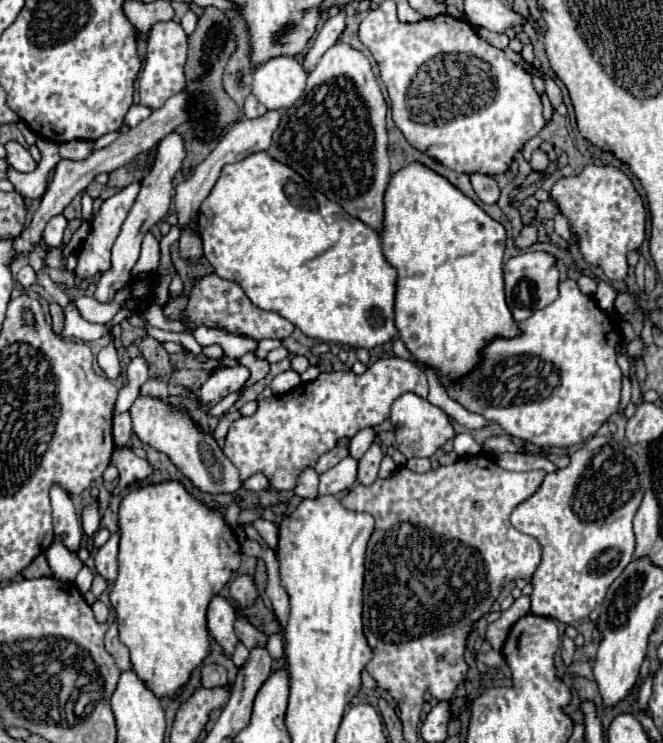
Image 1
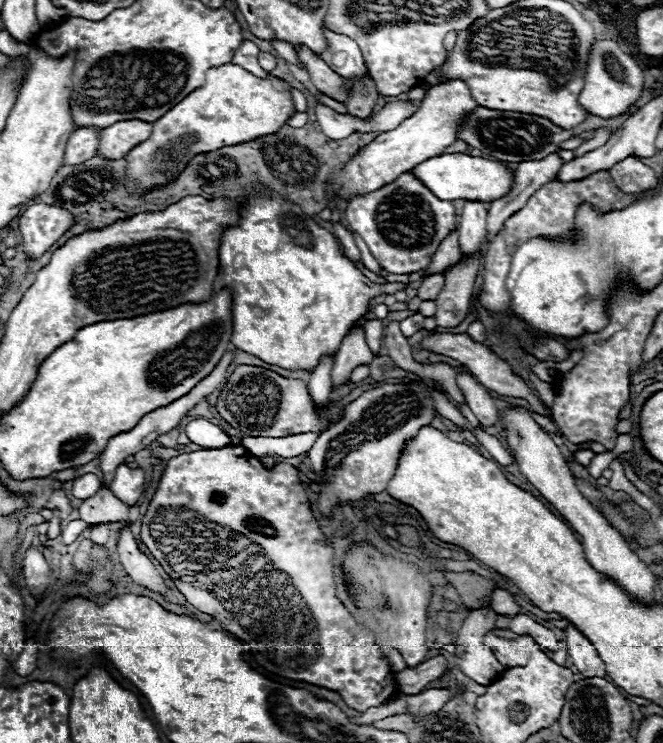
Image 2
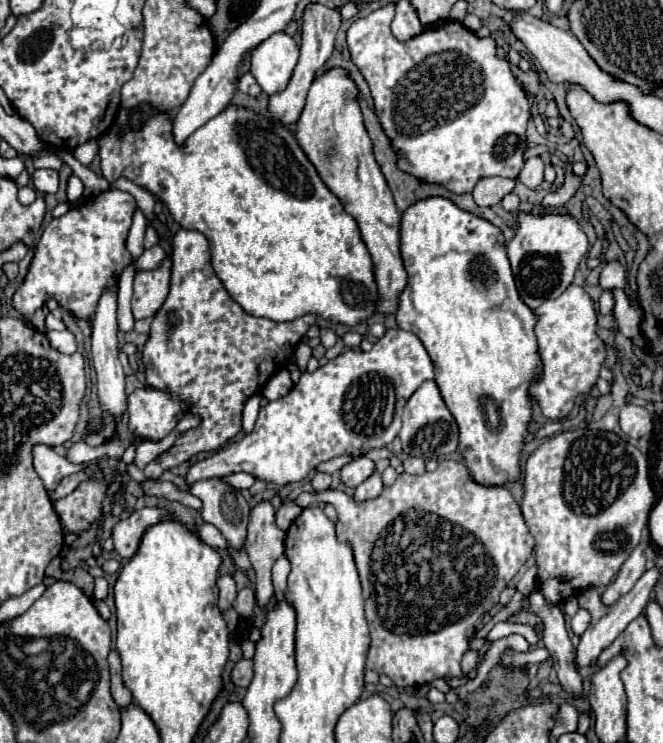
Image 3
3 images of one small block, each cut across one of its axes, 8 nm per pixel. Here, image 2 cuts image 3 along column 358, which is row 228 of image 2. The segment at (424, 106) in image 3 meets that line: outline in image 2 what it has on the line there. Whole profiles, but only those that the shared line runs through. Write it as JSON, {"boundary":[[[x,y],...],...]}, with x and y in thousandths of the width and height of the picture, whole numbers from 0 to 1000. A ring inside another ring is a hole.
{"boundary":[[[48,275],[27,291],[33,339],[48,350],[60,347],[112,301],[112,291],[78,275]]]}

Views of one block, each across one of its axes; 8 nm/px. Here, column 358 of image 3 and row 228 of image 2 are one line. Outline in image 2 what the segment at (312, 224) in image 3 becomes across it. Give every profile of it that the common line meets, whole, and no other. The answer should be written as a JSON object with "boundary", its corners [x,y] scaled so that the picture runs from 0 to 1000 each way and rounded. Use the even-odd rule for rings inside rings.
{"boundary":[[[380,261],[362,288],[362,301],[344,307],[332,328],[332,363],[323,377],[323,393],[347,388],[353,393],[350,428],[353,450],[350,463],[404,490],[416,490],[431,498],[471,501],[486,479],[507,482],[519,452],[534,441],[531,436],[555,423],[555,406],[582,393],[594,396],[609,382],[585,380],[579,385],[561,382],[516,339],[510,323],[495,310],[483,307],[471,293],[419,264]]]}

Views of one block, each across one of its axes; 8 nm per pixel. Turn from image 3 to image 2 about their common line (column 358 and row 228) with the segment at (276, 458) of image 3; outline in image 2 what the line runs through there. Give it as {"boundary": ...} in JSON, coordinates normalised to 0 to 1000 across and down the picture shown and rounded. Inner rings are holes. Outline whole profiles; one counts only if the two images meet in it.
{"boundary":[[[606,234],[603,248],[534,266],[522,277],[522,301],[543,315],[561,345],[582,366],[618,369],[643,361],[664,326],[691,304],[685,272],[658,266],[627,237]]]}

